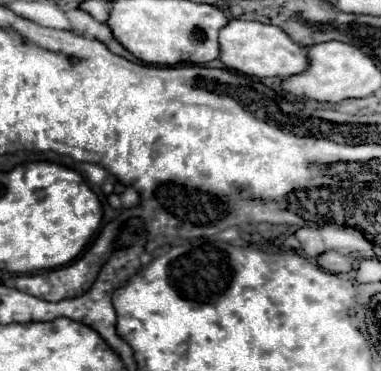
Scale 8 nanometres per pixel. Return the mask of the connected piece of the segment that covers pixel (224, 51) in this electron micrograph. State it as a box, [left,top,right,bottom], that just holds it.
[219,20,307,78]

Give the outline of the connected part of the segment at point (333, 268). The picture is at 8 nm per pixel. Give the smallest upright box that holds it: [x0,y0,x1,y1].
[315,250,353,272]

